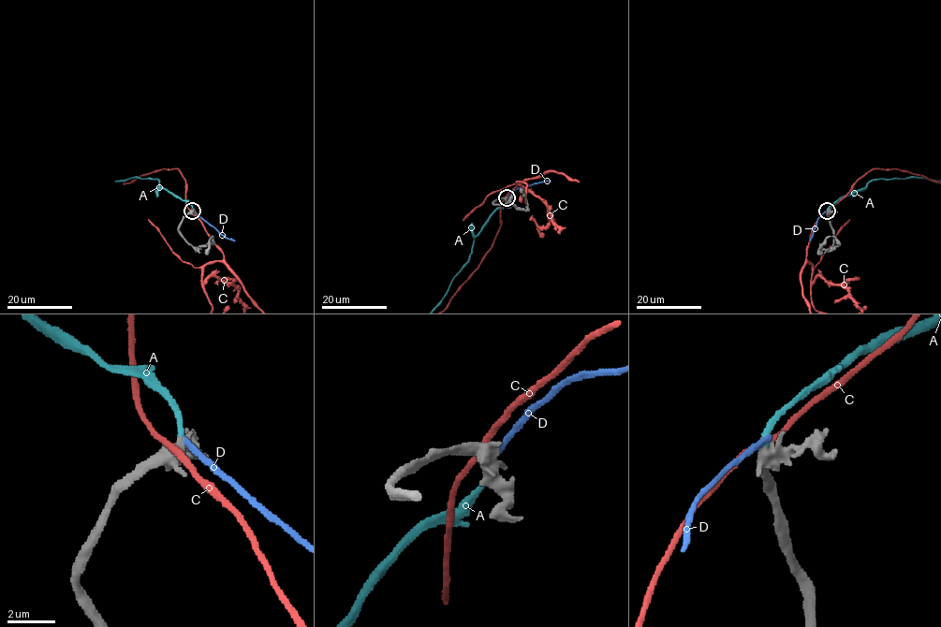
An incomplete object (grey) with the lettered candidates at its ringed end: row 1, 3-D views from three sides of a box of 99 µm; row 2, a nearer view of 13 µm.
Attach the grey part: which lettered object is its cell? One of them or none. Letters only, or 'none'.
A

